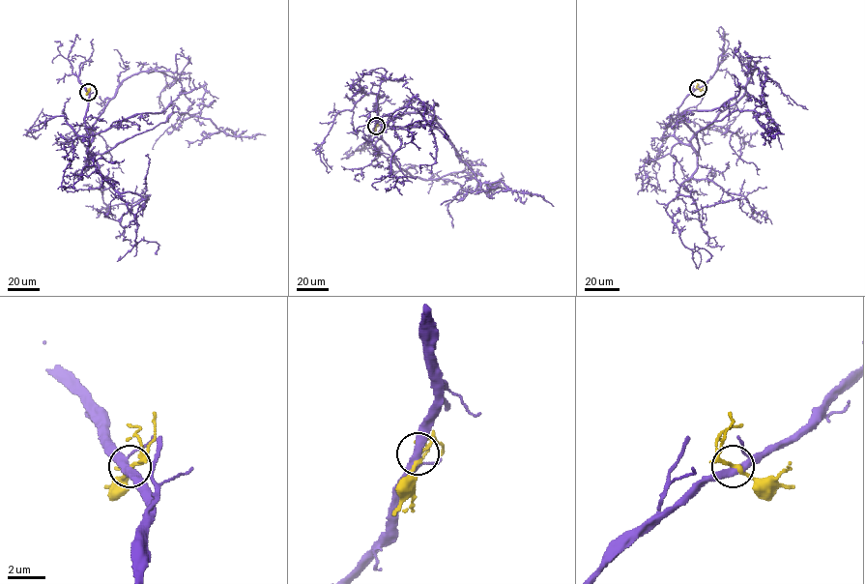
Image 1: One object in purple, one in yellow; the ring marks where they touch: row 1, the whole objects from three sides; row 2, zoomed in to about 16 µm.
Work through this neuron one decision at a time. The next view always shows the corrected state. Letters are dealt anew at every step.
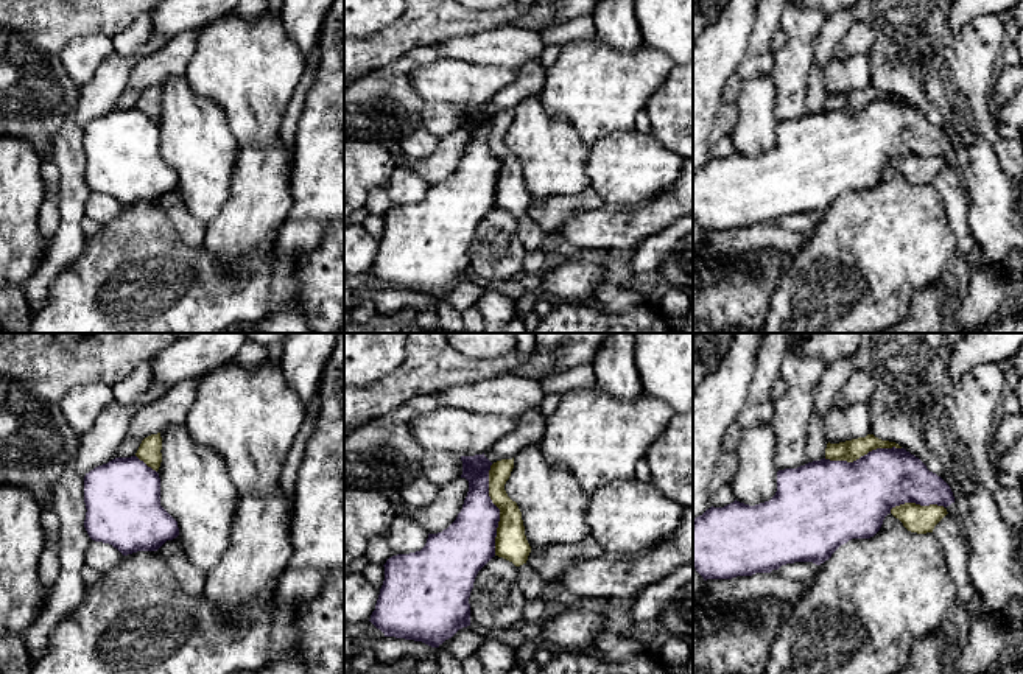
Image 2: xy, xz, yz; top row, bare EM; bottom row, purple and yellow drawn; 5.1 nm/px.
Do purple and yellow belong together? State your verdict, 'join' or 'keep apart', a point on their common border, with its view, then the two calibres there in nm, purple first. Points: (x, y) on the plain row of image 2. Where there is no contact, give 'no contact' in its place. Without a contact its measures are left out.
keep apart; contact xz (499, 161); calibres 280 and 170 nm

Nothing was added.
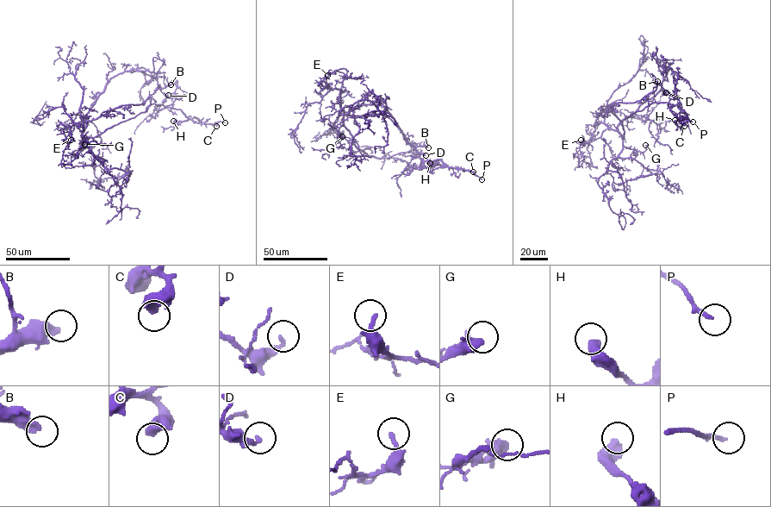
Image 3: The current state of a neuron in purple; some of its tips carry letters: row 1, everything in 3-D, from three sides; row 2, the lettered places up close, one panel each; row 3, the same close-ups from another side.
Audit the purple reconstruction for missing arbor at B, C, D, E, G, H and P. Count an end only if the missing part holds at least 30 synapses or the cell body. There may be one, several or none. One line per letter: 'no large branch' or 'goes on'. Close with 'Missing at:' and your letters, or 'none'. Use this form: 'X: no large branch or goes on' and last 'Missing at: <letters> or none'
B: goes on
C: no large branch
D: no large branch
E: no large branch
G: no large branch
H: no large branch
P: goes on
Missing at: B, P

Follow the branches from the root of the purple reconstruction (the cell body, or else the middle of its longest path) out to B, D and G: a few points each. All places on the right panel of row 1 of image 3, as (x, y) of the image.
B: (623, 137), (618, 128), (619, 121), (612, 112), (612, 103), (640, 101), (655, 90), (657, 81)
D: (623, 137), (618, 128), (619, 121), (612, 112), (612, 103), (640, 101), (652, 92), (658, 83), (666, 92)
G: (623, 137), (623, 146), (630, 148), (643, 152), (647, 147), (645, 145)

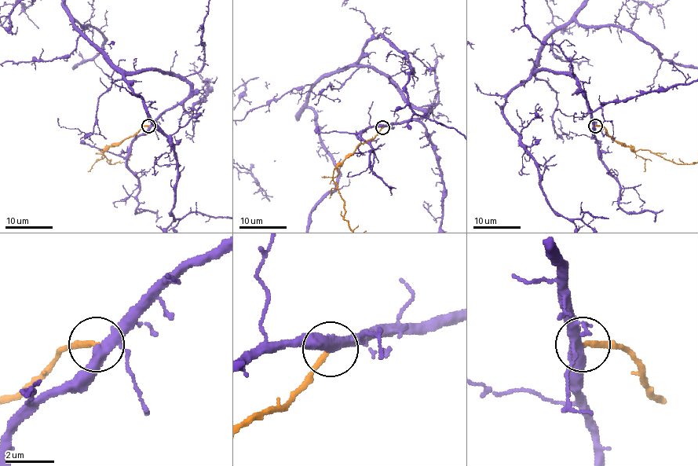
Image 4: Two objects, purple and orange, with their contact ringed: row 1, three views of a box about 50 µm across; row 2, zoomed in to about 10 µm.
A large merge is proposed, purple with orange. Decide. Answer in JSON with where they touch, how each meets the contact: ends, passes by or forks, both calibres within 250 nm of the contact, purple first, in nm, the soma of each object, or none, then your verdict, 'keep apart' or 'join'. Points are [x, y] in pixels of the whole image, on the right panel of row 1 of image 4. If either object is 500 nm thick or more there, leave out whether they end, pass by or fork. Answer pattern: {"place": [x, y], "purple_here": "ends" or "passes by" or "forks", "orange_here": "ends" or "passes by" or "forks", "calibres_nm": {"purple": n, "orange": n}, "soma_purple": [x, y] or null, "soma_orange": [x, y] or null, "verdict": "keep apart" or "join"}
{"place": [595, 126], "purple_here": "forks", "orange_here": "ends", "calibres_nm": {"purple": 340, "orange": 220}, "soma_purple": null, "soma_orange": null, "verdict": "join"}

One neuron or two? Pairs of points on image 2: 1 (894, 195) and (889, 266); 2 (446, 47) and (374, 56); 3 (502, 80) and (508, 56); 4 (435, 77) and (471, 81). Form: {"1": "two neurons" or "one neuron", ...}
{"1": "one neuron", "2": "two neurons", "3": "two neurons", "4": "one neuron"}

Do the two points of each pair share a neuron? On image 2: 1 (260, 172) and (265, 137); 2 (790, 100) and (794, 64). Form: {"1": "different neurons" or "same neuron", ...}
{"1": "different neurons", "2": "same neuron"}

